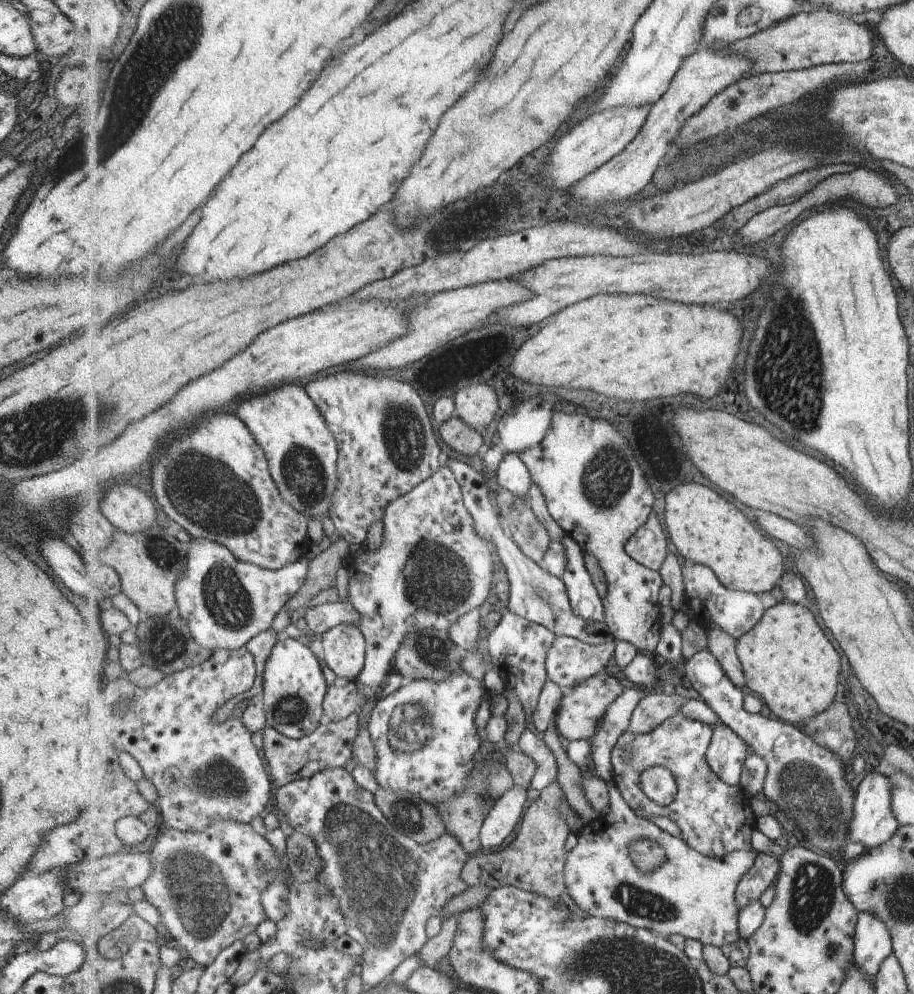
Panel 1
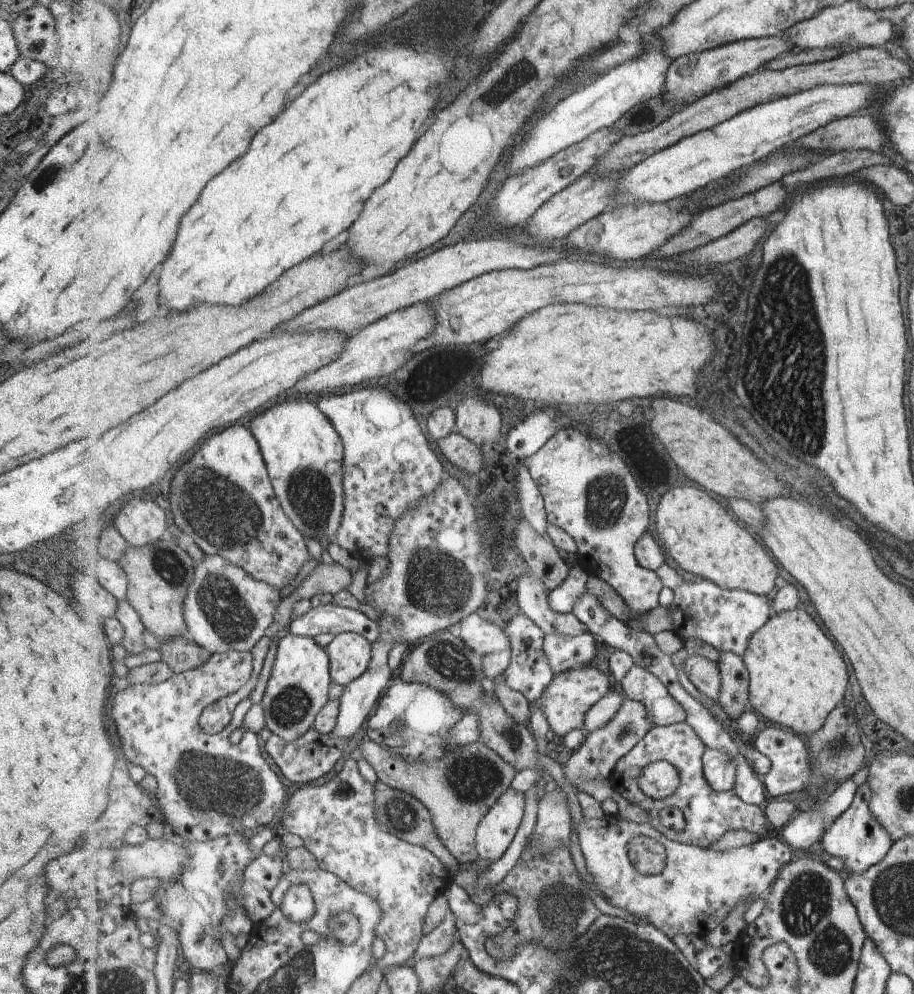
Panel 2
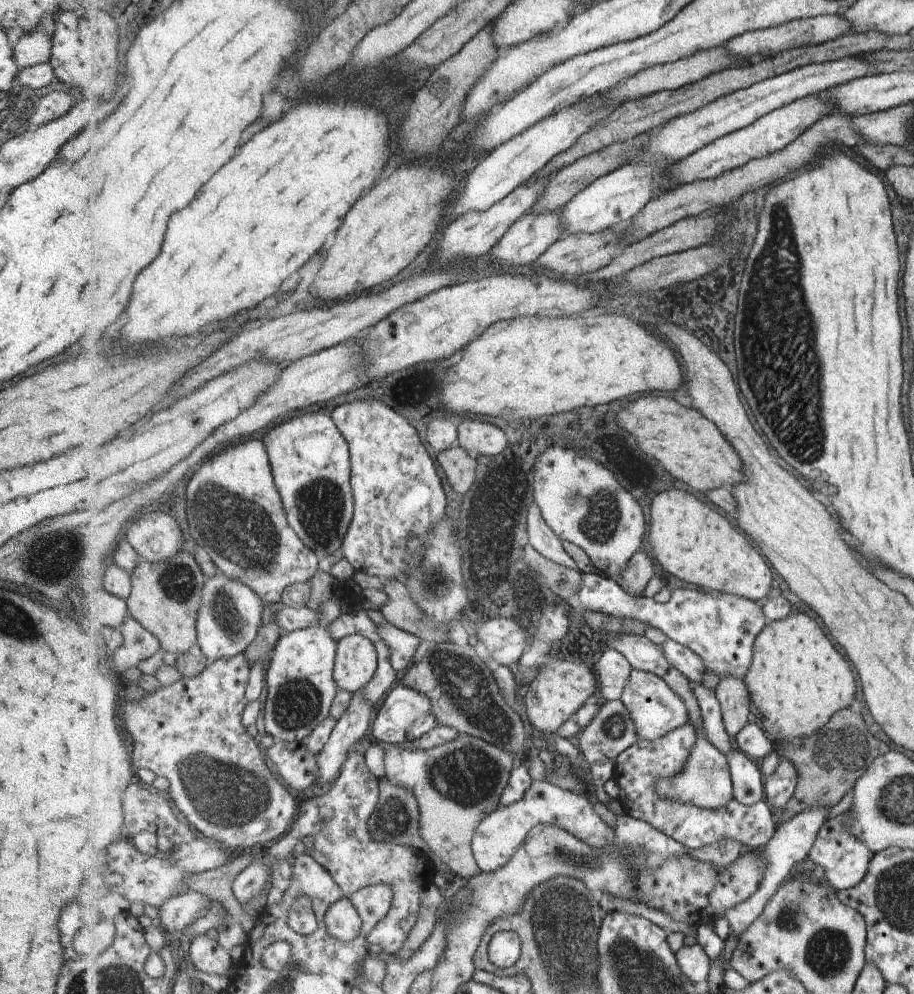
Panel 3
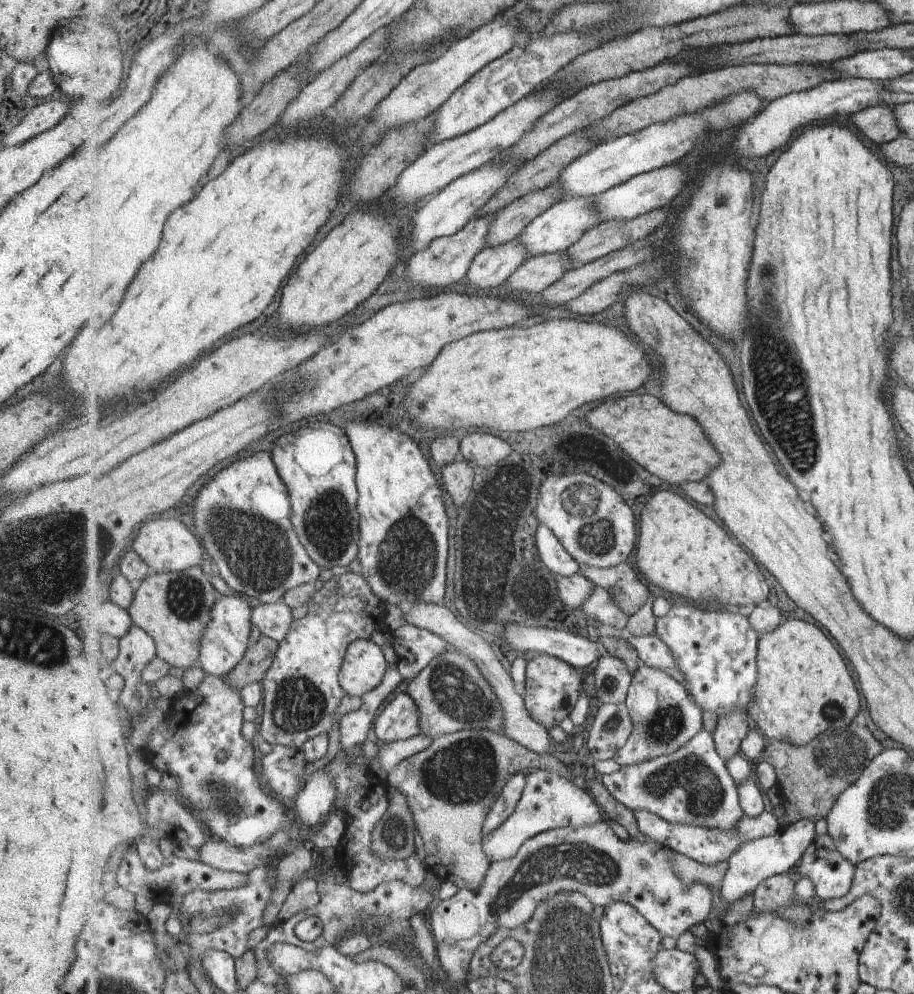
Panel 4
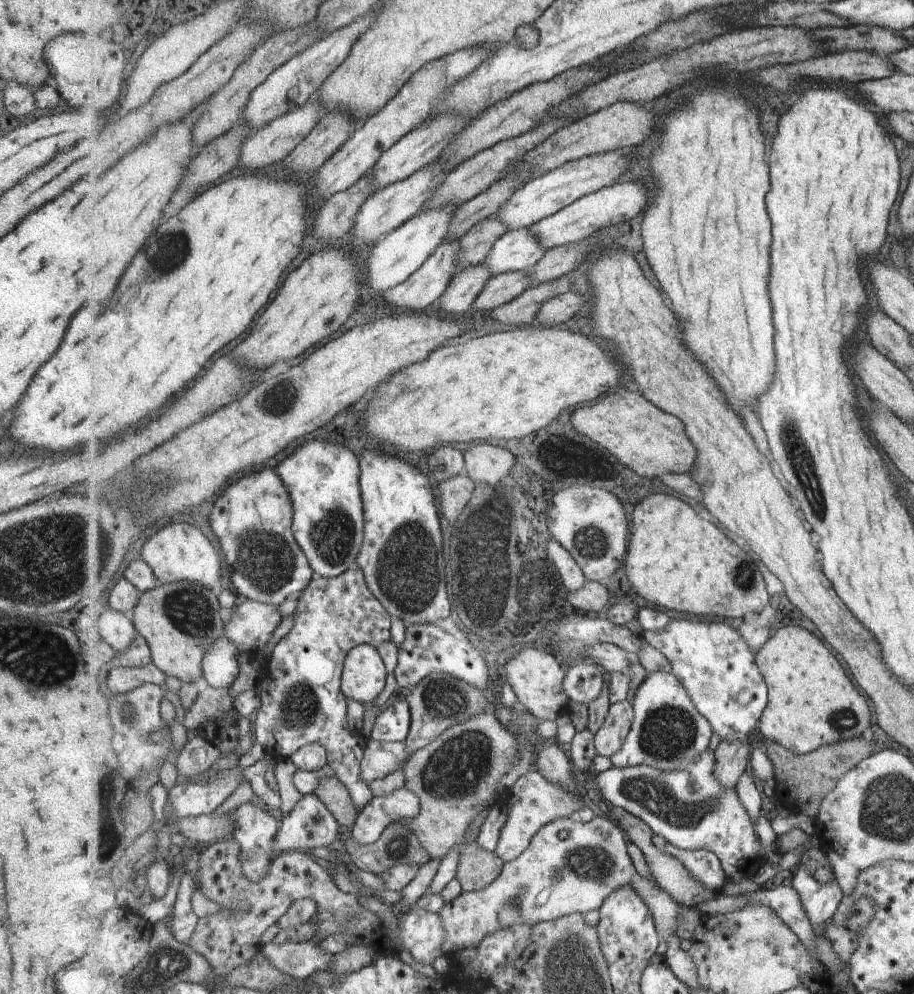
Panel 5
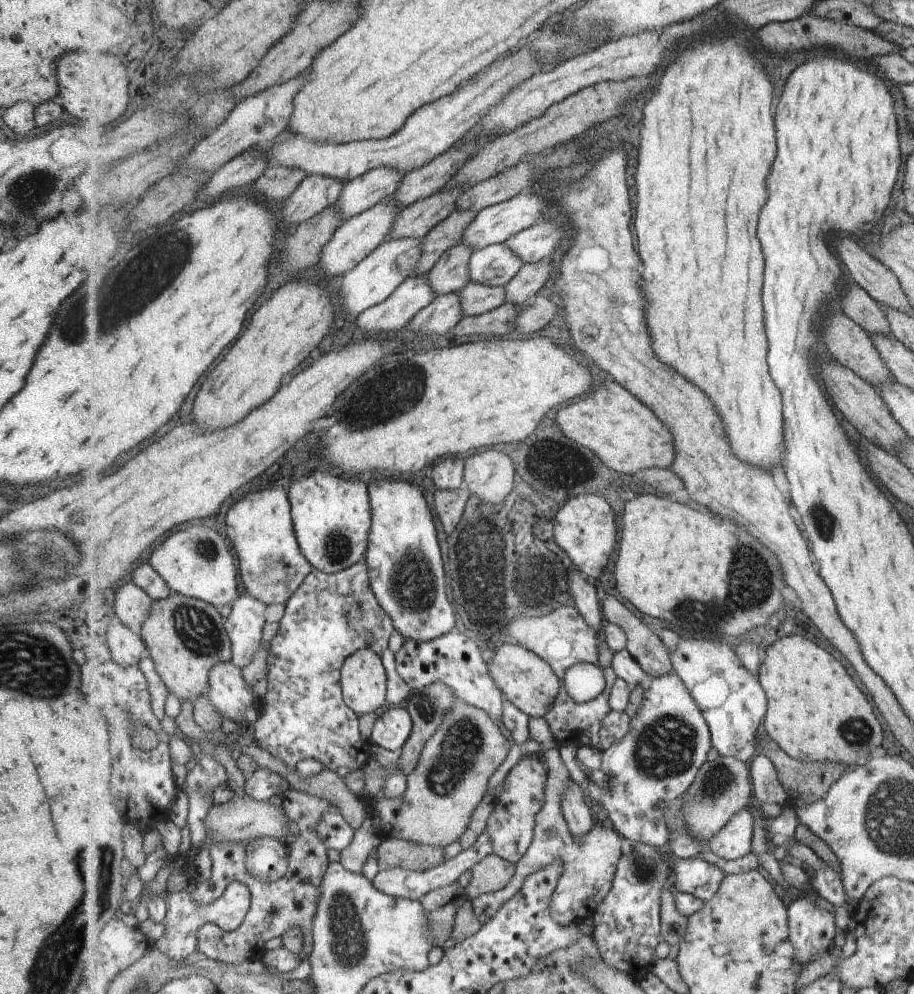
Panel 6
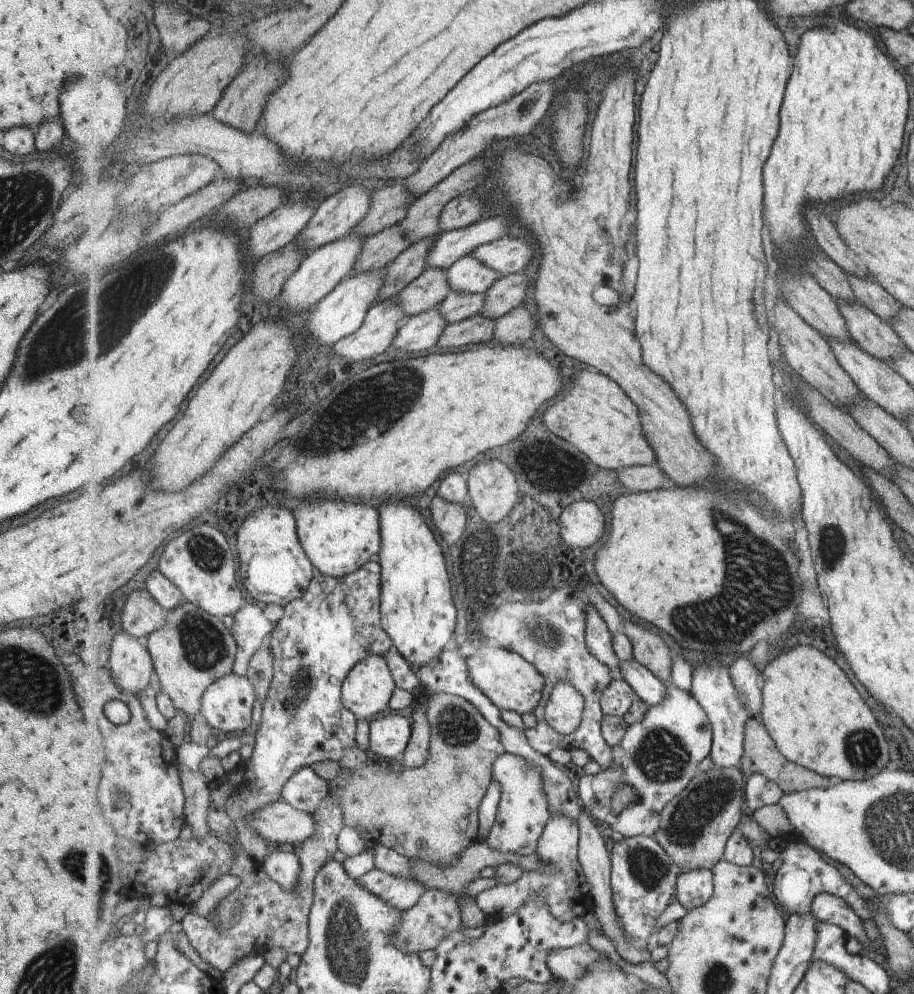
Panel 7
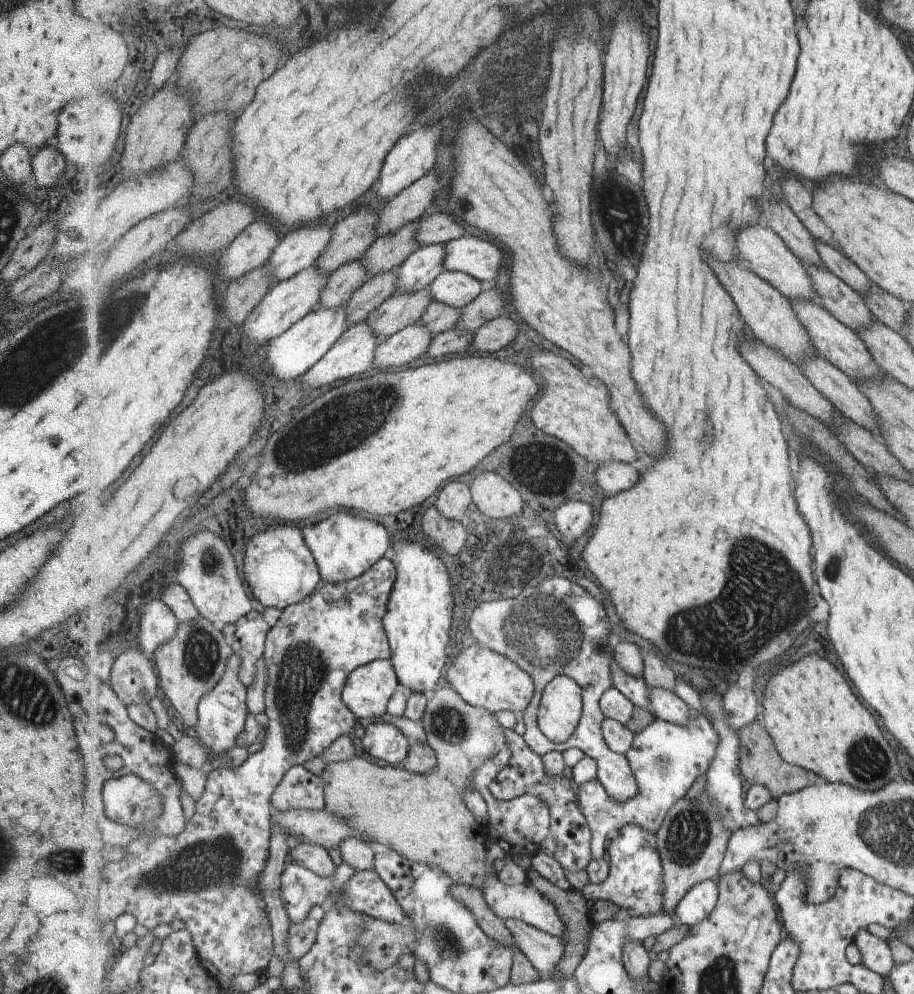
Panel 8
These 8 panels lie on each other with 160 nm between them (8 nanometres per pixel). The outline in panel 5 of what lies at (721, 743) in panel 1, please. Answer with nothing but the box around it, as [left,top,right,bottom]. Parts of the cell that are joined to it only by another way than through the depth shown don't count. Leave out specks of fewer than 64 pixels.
[595,750,771,882]

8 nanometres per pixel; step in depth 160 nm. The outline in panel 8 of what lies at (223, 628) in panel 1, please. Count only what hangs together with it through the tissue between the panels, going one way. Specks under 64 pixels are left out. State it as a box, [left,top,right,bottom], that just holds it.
[191,655,250,760]

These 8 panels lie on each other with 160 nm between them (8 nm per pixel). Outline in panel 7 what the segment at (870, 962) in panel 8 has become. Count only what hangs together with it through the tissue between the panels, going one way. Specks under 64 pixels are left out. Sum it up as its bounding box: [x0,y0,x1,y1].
[812,892,875,950]

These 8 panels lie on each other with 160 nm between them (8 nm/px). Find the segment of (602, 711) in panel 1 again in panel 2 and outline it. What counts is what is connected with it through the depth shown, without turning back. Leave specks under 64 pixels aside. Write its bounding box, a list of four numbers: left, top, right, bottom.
[532,666,611,736]

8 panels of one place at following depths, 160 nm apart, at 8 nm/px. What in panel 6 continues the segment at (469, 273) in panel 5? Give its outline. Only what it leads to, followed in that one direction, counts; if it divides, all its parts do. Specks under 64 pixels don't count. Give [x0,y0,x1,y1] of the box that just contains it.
[409,293,465,339]

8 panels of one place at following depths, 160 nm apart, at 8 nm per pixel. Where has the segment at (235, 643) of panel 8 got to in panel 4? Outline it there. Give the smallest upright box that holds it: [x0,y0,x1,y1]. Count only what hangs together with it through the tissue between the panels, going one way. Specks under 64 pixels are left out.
[252,601,295,643]

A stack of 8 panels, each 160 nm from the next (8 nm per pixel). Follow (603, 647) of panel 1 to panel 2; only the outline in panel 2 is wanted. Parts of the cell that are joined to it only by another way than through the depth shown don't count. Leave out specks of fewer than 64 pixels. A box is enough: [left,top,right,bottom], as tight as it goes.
[544,632,599,675]

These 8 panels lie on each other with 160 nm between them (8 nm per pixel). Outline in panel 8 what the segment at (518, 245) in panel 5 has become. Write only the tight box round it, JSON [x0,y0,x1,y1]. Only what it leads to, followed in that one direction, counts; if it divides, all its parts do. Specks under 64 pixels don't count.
[430,270,487,309]

